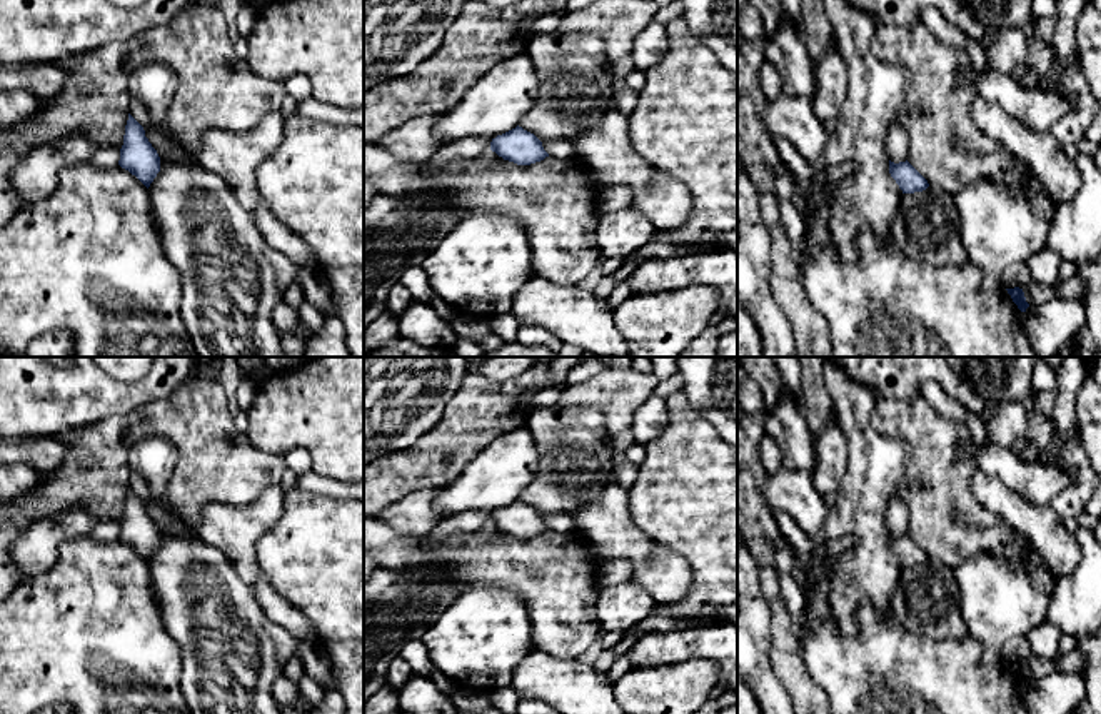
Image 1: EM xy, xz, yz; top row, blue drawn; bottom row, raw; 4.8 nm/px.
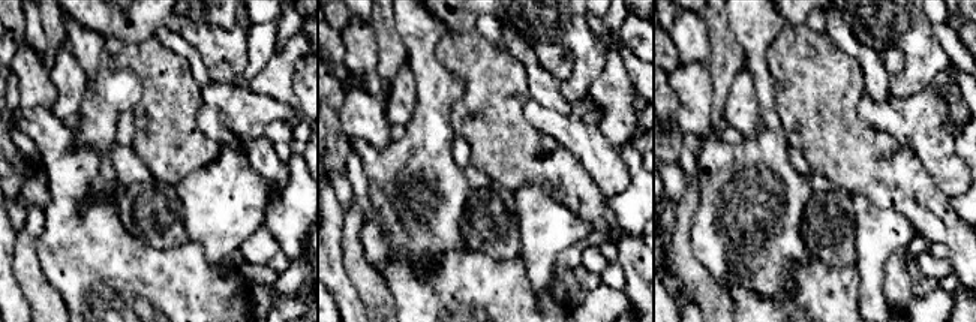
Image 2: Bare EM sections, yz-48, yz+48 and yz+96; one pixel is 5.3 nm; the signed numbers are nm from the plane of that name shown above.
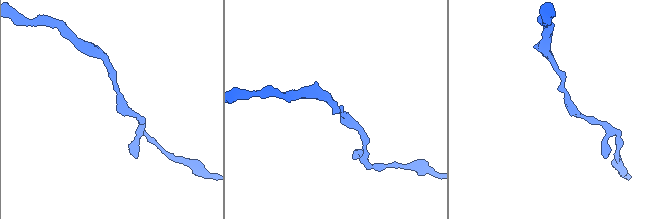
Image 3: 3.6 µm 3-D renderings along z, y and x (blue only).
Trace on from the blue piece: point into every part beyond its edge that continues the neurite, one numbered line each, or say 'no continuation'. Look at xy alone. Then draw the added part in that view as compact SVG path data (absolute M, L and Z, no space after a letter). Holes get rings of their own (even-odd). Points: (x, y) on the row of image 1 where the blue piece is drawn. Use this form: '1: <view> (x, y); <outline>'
no continuation

